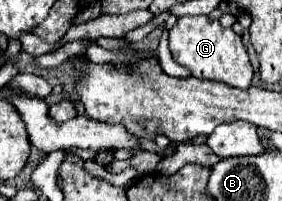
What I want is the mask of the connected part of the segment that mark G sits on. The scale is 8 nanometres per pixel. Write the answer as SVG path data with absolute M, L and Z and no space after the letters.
M180 17L178 23L170 29L170 51L176 63L190 69L198 79L214 79L238 89L252 85L254 71L248 59L248 53L242 45L242 39L232 29L224 29L218 21L208 21L208 17Z

